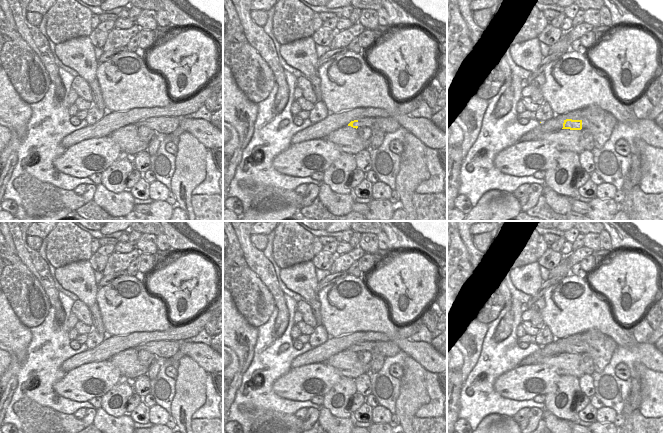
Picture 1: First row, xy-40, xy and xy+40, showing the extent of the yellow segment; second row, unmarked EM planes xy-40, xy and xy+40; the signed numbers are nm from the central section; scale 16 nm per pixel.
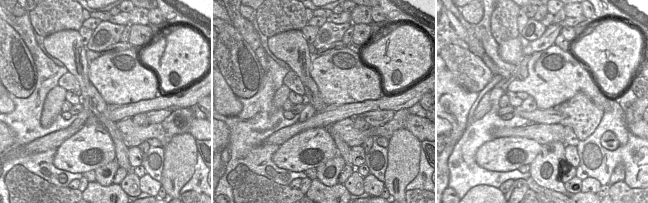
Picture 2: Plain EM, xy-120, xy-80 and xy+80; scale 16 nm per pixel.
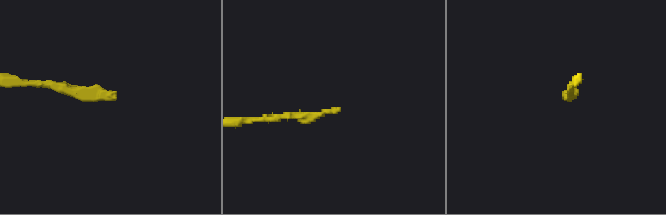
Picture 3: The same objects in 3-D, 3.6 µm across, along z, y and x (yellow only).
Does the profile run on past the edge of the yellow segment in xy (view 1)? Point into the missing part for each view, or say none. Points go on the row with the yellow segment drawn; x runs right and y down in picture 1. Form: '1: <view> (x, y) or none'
1: none

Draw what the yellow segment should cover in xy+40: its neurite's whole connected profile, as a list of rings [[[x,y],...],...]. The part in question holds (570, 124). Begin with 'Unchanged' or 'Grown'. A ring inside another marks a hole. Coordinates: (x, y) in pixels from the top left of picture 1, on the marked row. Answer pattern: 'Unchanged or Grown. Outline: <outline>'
Unchanged. Outline: [[[566,119],[564,120],[562,129],[581,130],[582,129],[582,120]]]

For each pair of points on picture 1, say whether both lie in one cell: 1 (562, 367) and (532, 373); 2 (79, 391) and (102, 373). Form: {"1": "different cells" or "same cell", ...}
{"1": "different cells", "2": "same cell"}

